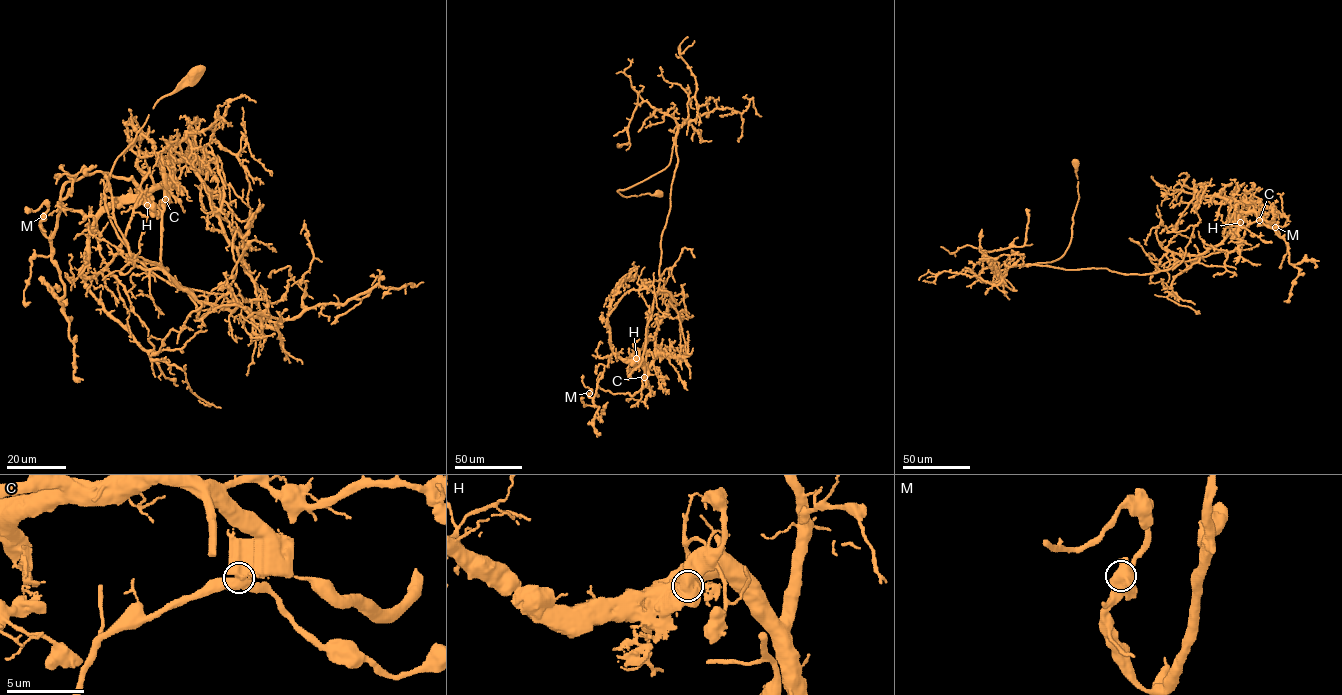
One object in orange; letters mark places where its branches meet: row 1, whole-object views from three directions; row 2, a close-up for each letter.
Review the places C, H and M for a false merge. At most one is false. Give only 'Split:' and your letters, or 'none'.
Split: C

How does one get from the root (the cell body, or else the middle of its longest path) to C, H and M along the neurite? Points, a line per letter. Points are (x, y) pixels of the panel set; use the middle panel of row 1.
C: (658, 193), (625, 197), (617, 191), (664, 170), (675, 138), (677, 164), (646, 329), (644, 377)
H: (658, 193), (617, 191), (664, 170), (675, 138), (645, 378), (636, 358)
M: (658, 193), (617, 191), (664, 170), (675, 138), (645, 385), (630, 395), (597, 383), (589, 393)

